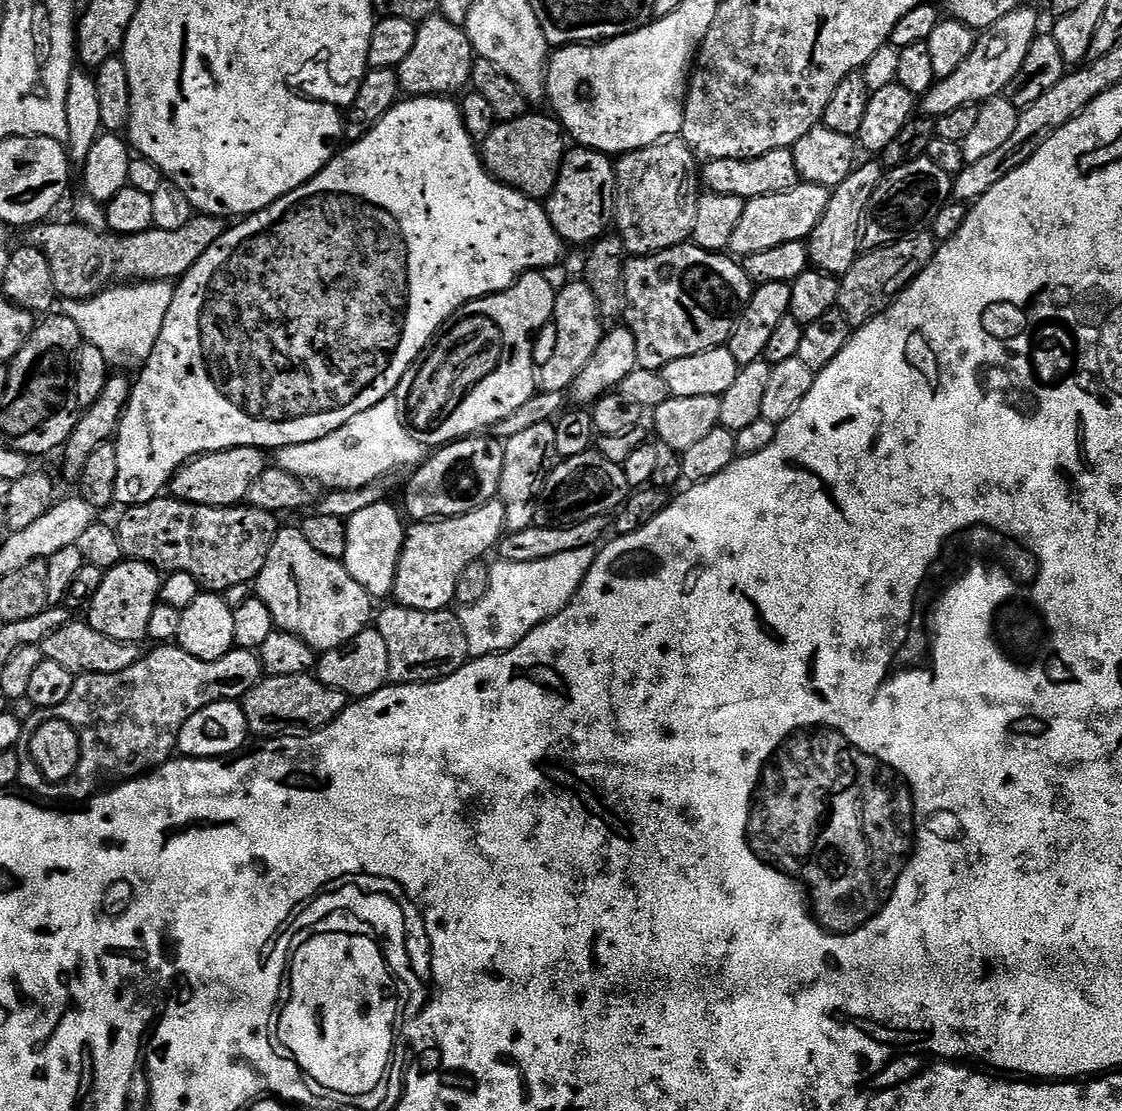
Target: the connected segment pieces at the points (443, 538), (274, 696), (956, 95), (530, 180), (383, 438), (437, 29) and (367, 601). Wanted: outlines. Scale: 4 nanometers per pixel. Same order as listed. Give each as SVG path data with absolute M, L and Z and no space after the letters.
M497 498L470 514L413 523L404 533L404 549L392 587L395 603L410 610L445 611L455 601L462 570L466 570L470 562L485 559L487 552L499 545L506 532L505 522L506 510Z
M315 675L264 676L256 687L244 695L242 707L246 714L249 733L256 738L290 736L319 732L334 722L348 707L350 697L326 686Z
M1022 6L1018 11L1006 14L1001 20L991 24L983 34L977 35L976 45L970 54L970 58L966 58L966 62L962 62L962 66L958 66L958 70L954 70L954 74L937 80L932 89L924 93L922 97L923 115L928 118L935 118L942 114L950 114L950 110L958 110L958 106L966 106L967 104L979 106L984 101L1001 95L1014 78L1014 74L1018 74L1018 70L1022 70L1022 58L1026 58L1026 50L1030 50L1030 46L1035 42L1038 33L1041 31L1039 28L1040 16L1028 6Z
M529 114L497 123L496 128L482 142L482 159L488 173L511 188L523 192L529 200L547 201L558 182L562 162L566 155L564 125L555 115Z
M389 398L370 406L370 410L362 410L362 414L354 414L350 422L326 434L326 438L286 446L279 449L275 456L275 467L286 470L298 479L311 482L313 485L321 484L321 489L331 490L361 488L367 484L377 483L381 478L388 478L384 476L398 471L399 468L411 469L425 459L426 449L400 422L398 402L394 398Z
M442 14L419 21L414 46L396 68L400 91L405 97L443 96L455 97L469 87L472 78L474 53L468 33L463 27L447 20Z
M296 526L277 531L266 566L262 566L254 581L254 592L266 602L266 610L270 610L279 631L302 638L320 654L350 642L350 638L369 627L374 616L374 600L368 591L350 578L341 561L326 558L326 554L311 548Z

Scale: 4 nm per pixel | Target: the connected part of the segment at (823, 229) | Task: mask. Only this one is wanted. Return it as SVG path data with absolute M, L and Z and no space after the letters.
M857 163L846 182L831 189L826 202L826 214L818 218L818 226L814 226L806 241L811 267L821 268L839 278L846 274L846 270L850 270L850 266L854 266L856 257L862 251L862 229L868 203L886 175L885 169L879 163L876 164Z

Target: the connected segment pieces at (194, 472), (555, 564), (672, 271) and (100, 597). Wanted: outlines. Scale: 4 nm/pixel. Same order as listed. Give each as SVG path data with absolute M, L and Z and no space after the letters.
M238 446L221 452L208 452L205 456L194 456L172 475L170 492L175 499L194 502L198 506L232 508L247 501L250 486L266 467L265 453L259 448Z
M591 547L554 554L540 561L514 562L501 559L493 563L490 590L486 590L486 598L482 598L482 602L467 605L459 613L469 657L494 656L497 652L510 650L542 622L557 616L576 597L590 566L594 566L596 554L597 549Z
M694 243L679 244L670 250L655 252L649 256L632 256L624 266L624 285L626 286L626 302L628 308L624 312L626 327L634 334L635 341L638 342L638 365L646 370L659 372L663 370L674 358L690 358L690 354L702 354L702 350L719 348L727 345L732 328L736 321L744 314L744 307L750 302L754 291L752 279L746 274L743 263L737 262L731 255L718 252L707 252Z
M121 560L118 566L107 569L102 578L102 586L98 586L98 594L86 606L86 622L98 630L98 634L106 634L106 638L118 638L118 642L134 642L140 644L148 640L150 630L150 614L160 598L161 573L152 564L141 560Z

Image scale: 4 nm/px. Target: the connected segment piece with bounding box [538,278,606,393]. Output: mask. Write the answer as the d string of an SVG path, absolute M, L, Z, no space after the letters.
M573 279L564 289L557 291L552 324L556 328L556 341L552 344L552 353L545 360L543 357L539 365L538 388L541 392L567 393L574 378L582 374L586 362L594 358L606 331L605 321L600 318L600 306L583 279Z

